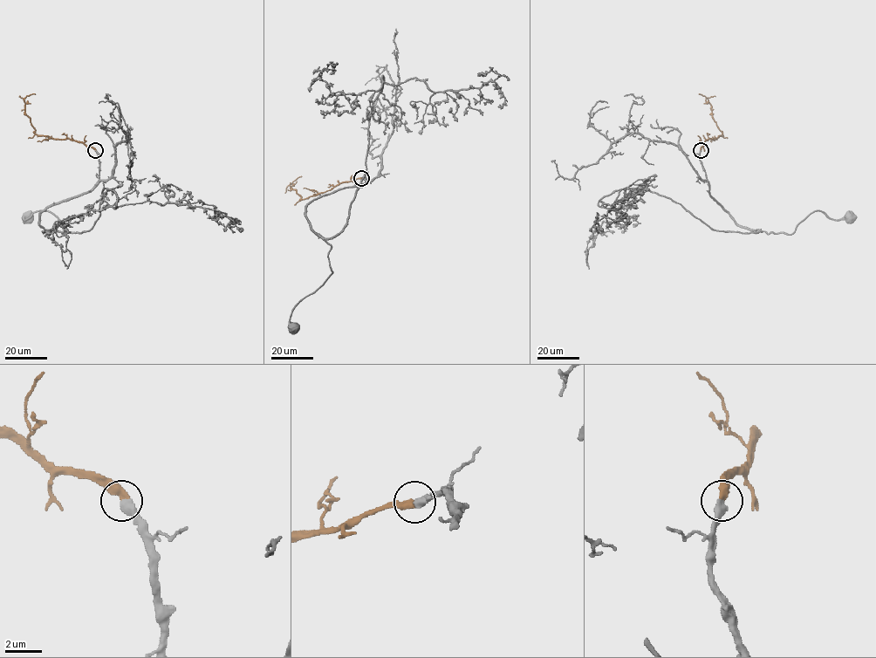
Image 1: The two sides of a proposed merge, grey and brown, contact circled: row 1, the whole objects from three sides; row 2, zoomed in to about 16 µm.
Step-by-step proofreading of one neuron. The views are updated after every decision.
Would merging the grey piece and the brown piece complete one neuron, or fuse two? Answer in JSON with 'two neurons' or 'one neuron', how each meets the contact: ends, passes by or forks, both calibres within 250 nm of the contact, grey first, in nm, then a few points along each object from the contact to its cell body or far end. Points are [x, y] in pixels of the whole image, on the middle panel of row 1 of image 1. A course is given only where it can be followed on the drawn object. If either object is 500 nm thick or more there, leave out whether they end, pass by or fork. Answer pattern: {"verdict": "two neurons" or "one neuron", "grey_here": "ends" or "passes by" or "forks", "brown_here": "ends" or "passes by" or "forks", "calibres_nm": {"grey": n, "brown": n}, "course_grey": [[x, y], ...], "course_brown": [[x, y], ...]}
{"verdict": "one neuron", "grey_here": "ends", "brown_here": "ends", "calibres_nm": {"grey": 460, "brown": 420}, "course_grey": [[360, 178], [363, 185], [338, 189], [306, 206], [310, 228], [330, 245], [332, 273], [295, 306], [293, 327]], "course_brown": [[360, 178], [343, 182], [302, 199], [290, 185], [301, 176]]}

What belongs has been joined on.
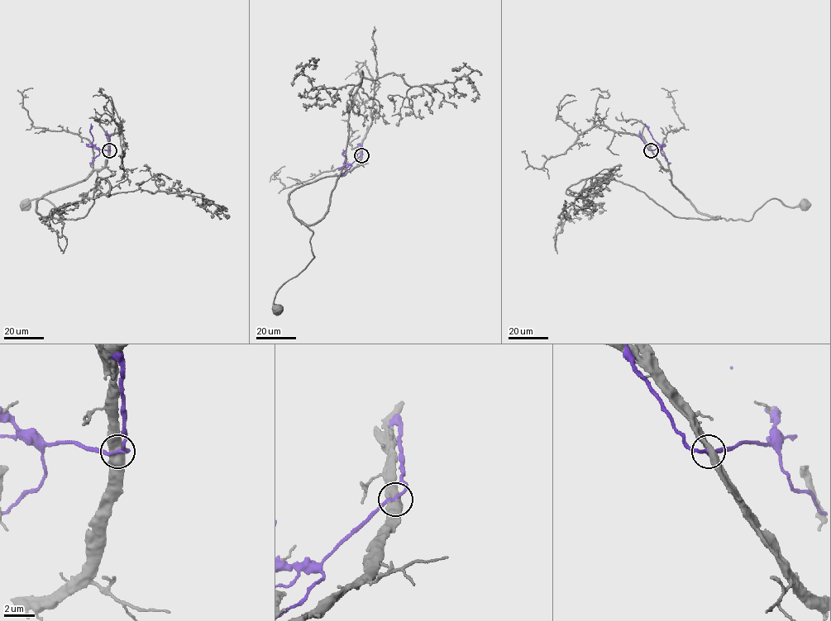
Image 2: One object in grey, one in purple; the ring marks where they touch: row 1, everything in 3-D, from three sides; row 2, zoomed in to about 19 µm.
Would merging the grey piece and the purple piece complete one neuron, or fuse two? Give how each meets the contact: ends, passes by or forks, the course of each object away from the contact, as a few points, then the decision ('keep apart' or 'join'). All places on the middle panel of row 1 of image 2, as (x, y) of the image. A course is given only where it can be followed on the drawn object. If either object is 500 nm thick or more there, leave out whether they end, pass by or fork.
course grey (360, 156), (345, 174), (319, 178), (289, 194), (293, 215), (312, 231), (314, 258), (279, 289), (277, 309); course purple (360, 156), (346, 164), (343, 149); keep apart

